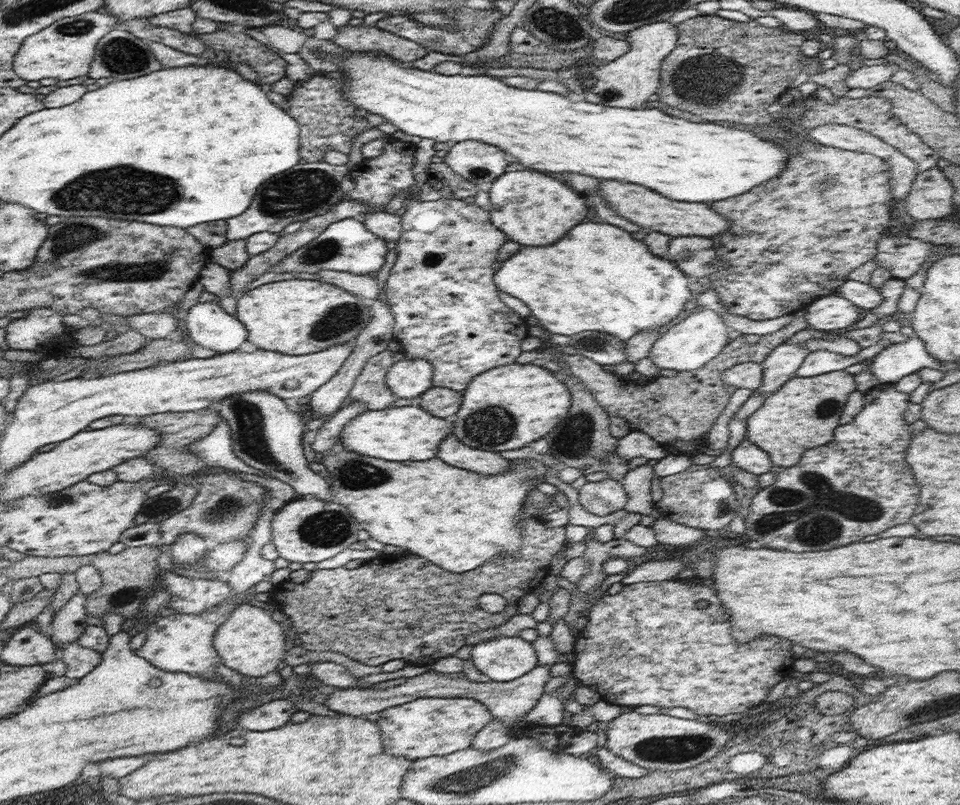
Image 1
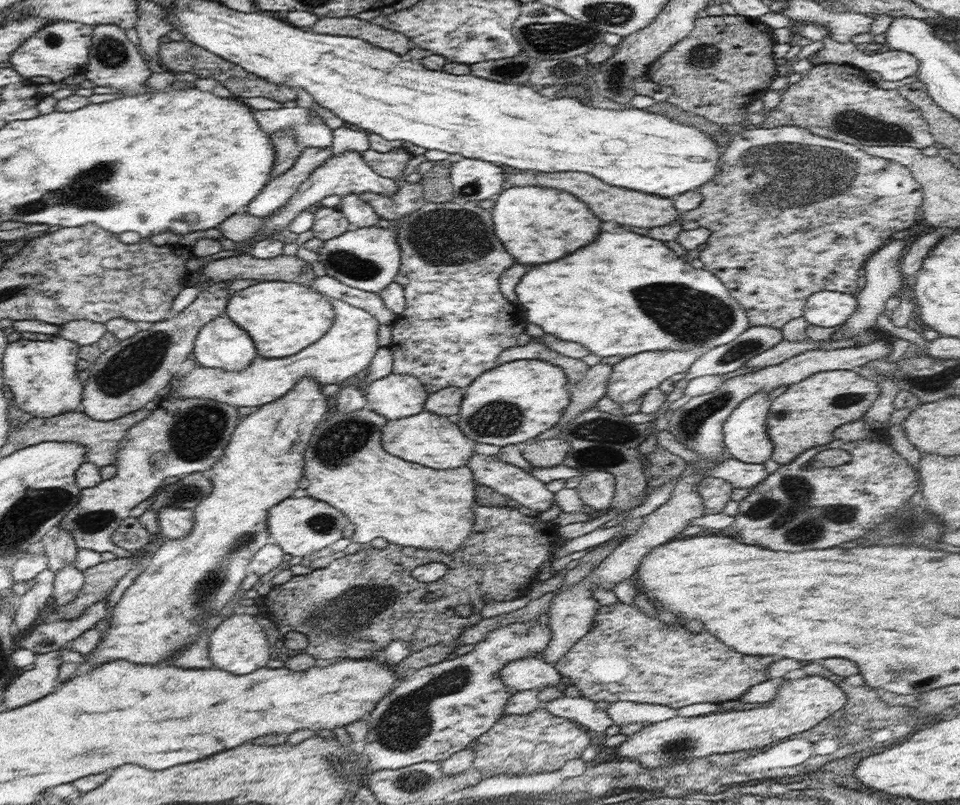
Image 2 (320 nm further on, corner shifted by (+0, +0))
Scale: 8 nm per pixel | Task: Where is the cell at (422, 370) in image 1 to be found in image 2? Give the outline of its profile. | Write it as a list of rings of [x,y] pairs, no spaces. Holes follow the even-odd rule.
[[[390,373],[368,385],[368,407],[388,420],[408,418],[425,410],[429,393],[411,374]]]

